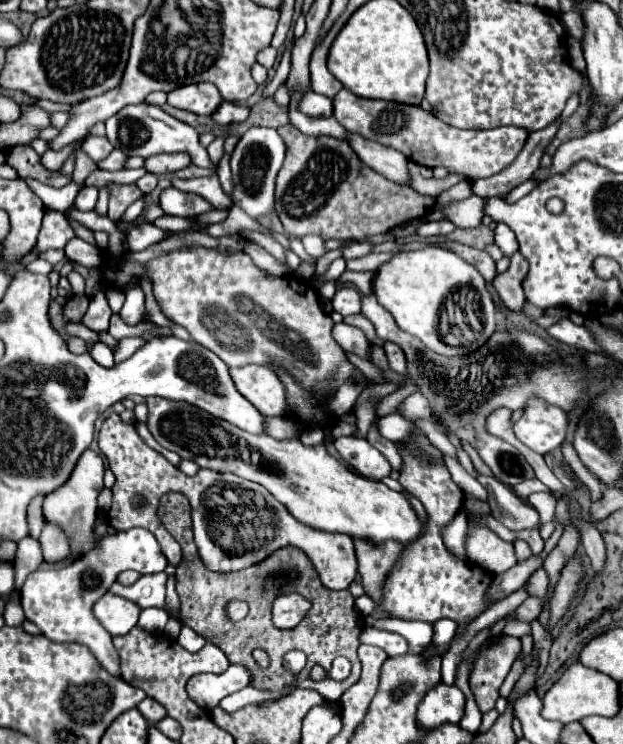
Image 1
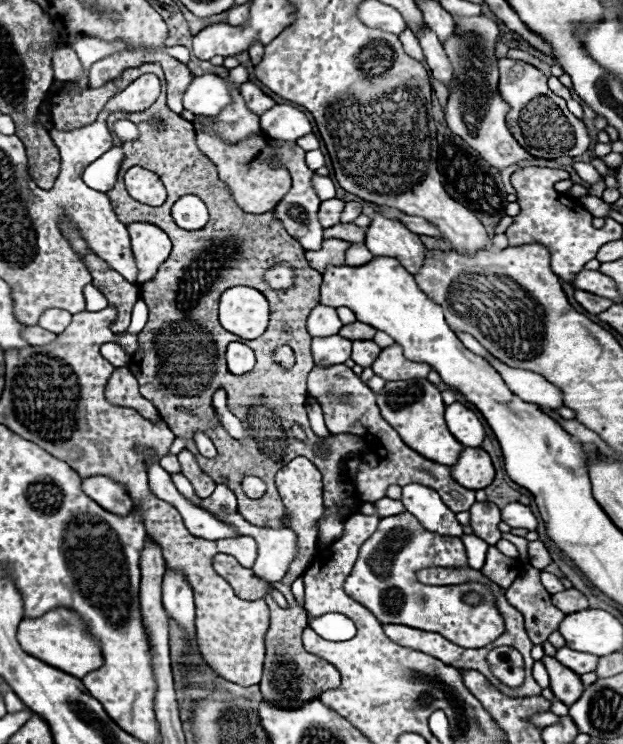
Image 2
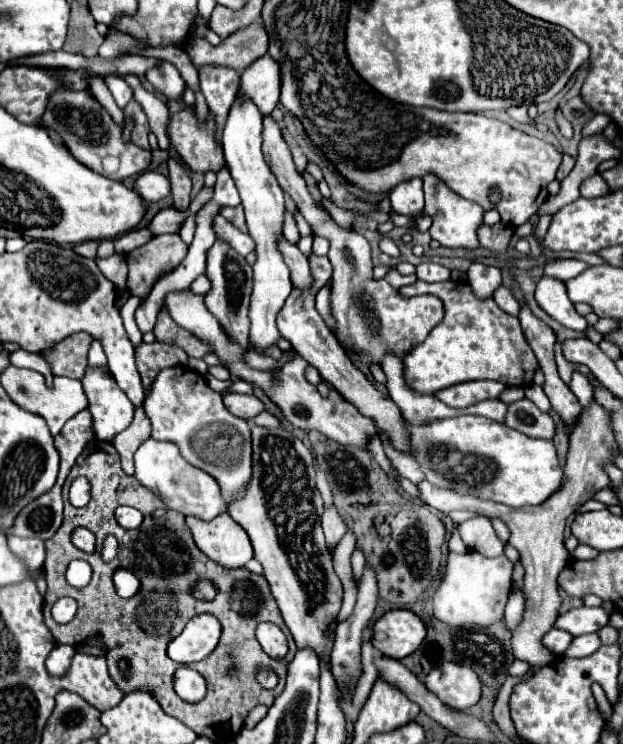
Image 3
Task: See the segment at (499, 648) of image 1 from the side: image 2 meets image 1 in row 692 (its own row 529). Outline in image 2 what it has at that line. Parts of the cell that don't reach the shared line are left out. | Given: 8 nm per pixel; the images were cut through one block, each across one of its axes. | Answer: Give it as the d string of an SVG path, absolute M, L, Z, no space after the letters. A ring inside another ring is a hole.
M474 502L470 508L470 526L478 538L494 546L500 540L500 508L492 502Z

